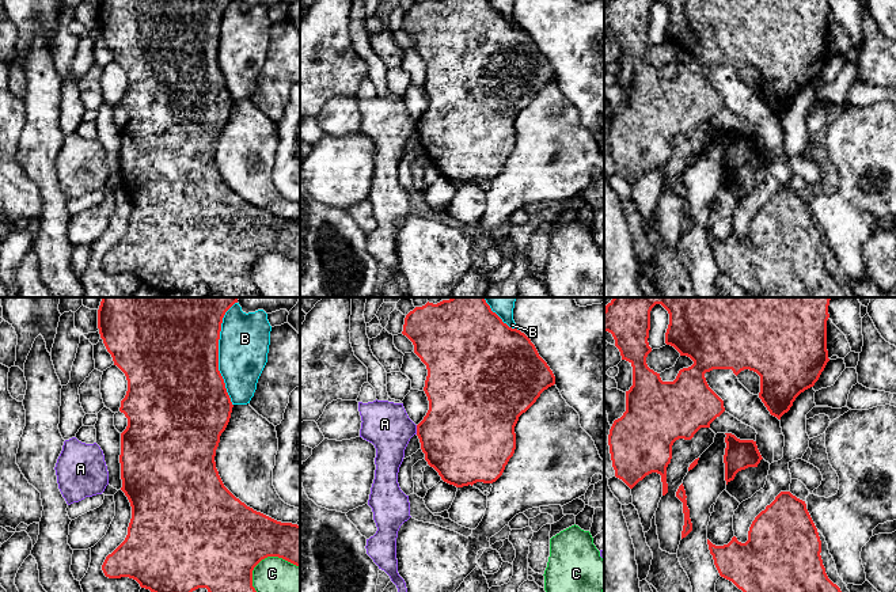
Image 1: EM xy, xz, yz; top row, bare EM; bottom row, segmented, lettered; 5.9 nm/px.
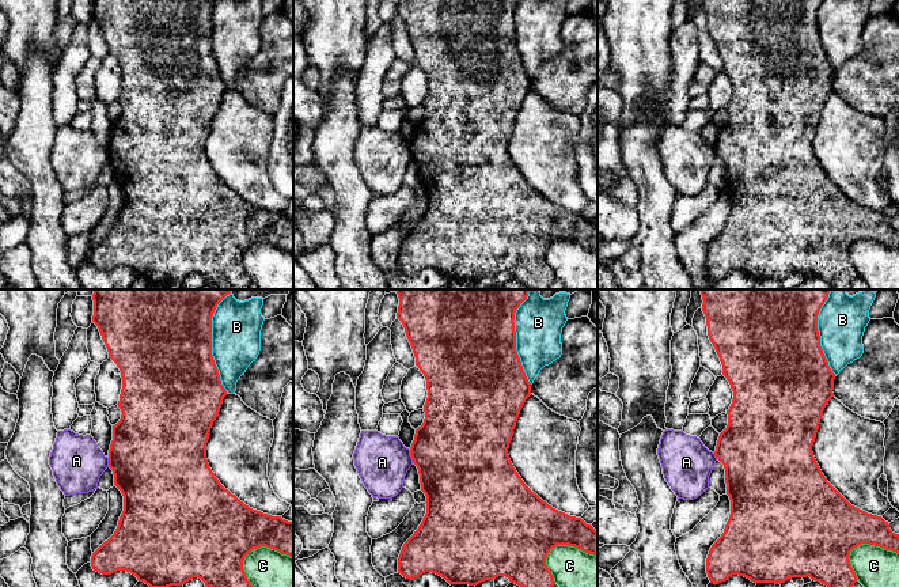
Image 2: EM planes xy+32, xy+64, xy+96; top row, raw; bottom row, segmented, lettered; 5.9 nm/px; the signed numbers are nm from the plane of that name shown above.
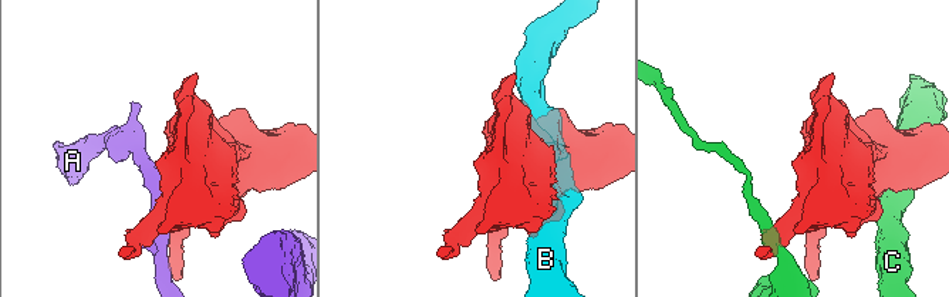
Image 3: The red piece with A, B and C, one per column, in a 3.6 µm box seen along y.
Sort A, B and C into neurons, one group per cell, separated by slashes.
A / B / C

